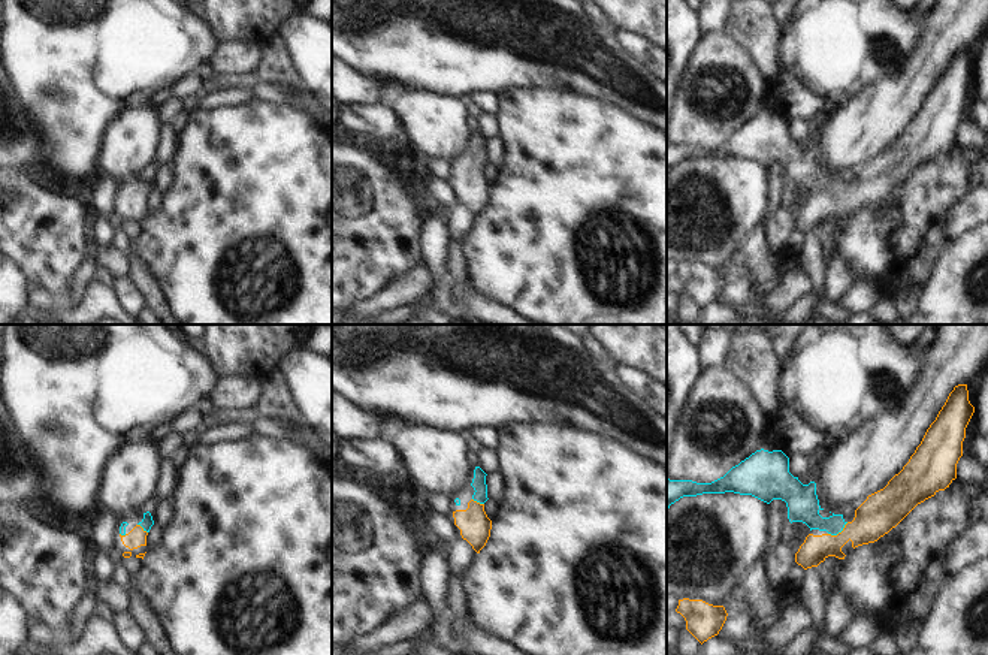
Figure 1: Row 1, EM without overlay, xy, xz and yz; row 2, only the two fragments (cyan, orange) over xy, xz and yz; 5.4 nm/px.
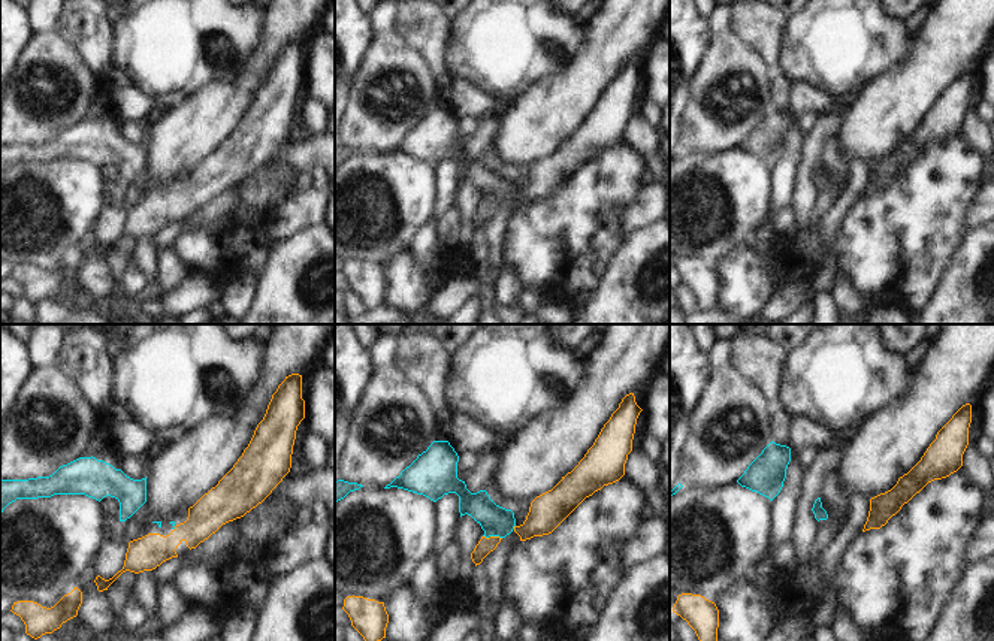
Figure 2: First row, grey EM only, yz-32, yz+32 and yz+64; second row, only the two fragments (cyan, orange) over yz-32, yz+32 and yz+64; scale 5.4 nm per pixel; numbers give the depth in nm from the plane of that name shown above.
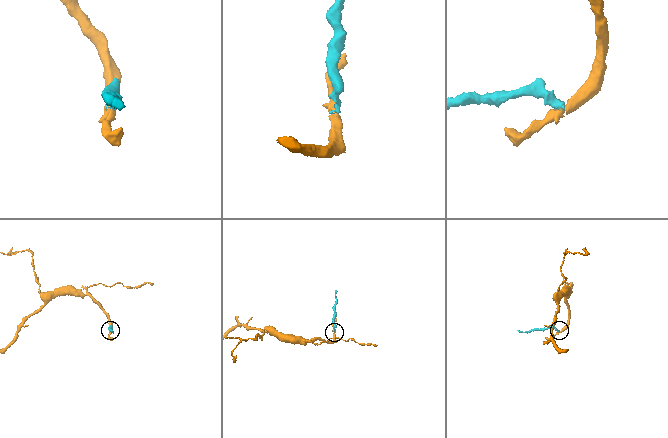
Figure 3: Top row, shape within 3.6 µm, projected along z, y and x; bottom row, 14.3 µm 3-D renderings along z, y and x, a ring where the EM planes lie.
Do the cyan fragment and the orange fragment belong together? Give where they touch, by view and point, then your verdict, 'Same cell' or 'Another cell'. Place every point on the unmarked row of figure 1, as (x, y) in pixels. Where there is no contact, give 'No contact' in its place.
Touches cyan at yz (839, 196). Same cell.

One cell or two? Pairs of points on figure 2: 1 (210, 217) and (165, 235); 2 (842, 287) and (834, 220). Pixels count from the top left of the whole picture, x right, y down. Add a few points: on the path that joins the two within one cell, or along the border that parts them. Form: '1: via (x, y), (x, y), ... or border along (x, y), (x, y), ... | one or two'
1: via (199, 221), (175, 230) | one
2: border along (839, 275), (831, 292) | two

